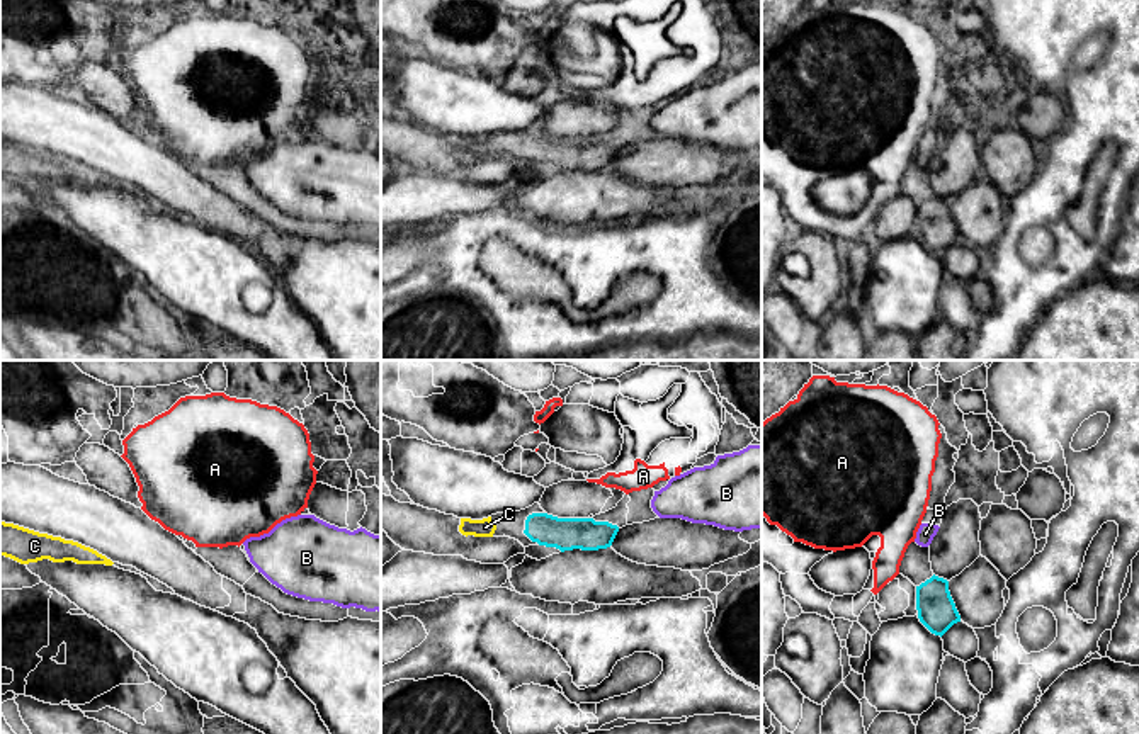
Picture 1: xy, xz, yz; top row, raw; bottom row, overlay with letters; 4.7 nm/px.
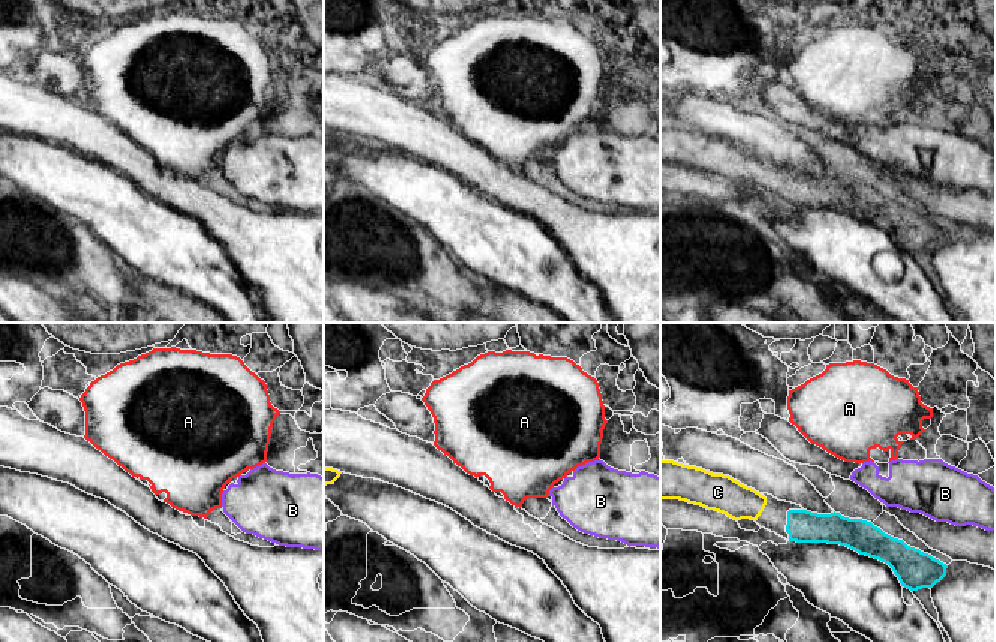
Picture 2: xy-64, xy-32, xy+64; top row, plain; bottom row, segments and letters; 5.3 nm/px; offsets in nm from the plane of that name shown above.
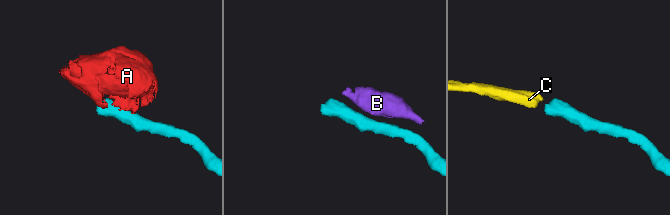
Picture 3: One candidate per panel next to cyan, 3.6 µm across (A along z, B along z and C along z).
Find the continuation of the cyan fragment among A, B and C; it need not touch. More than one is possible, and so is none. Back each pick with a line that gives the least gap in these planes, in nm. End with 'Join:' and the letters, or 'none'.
C: 140 nm
Join: C

